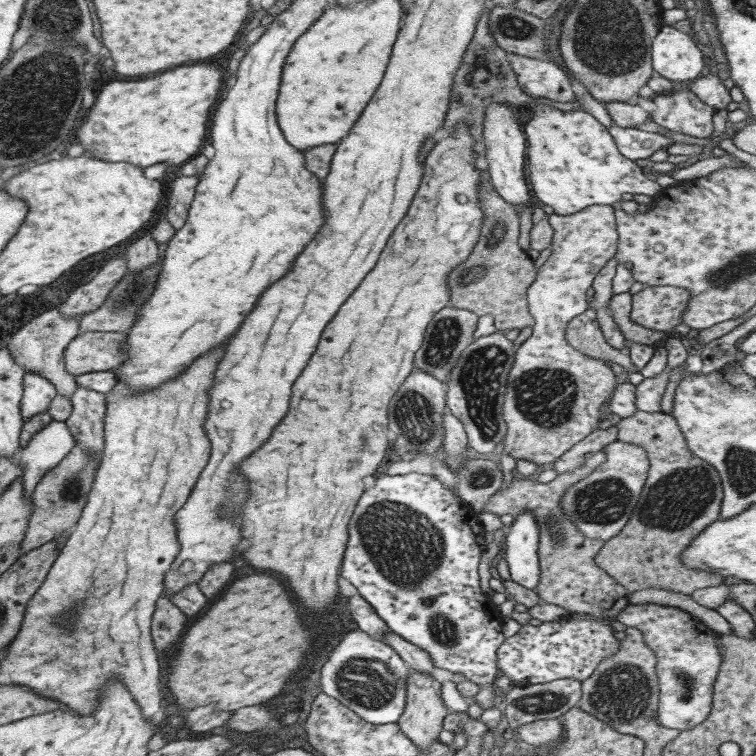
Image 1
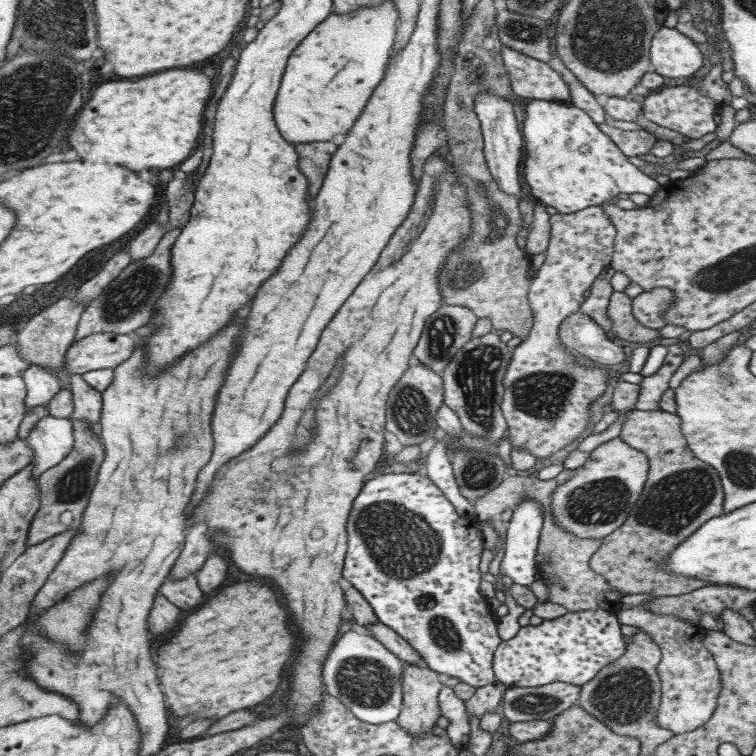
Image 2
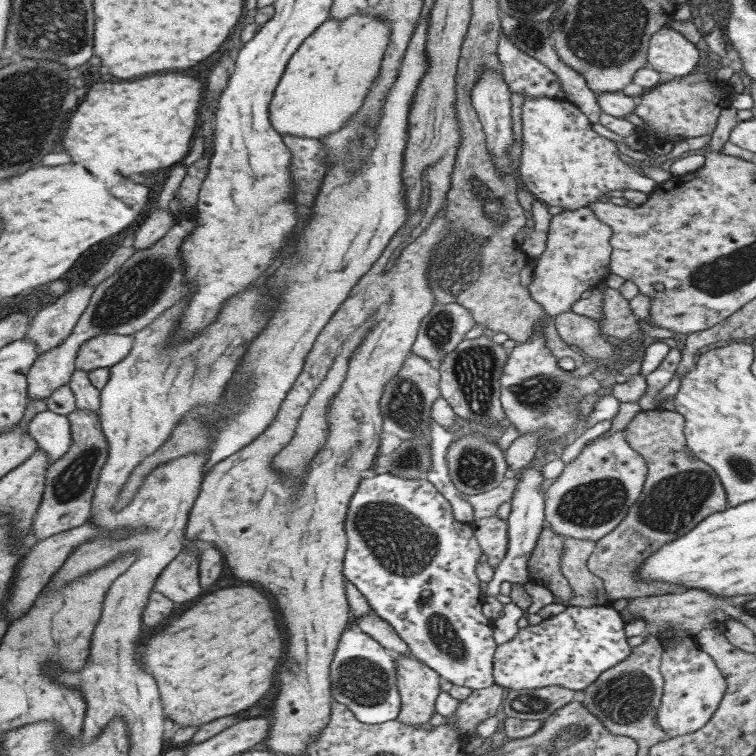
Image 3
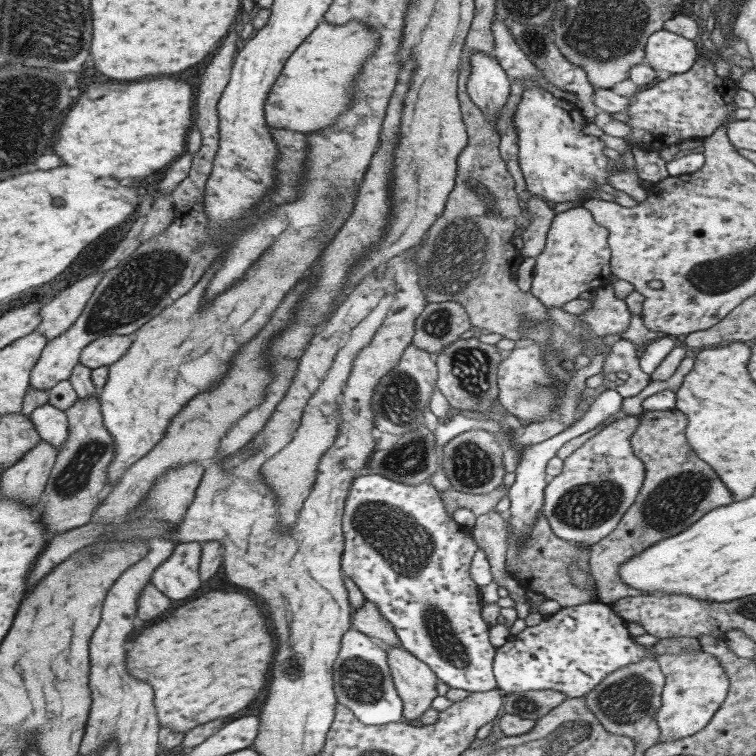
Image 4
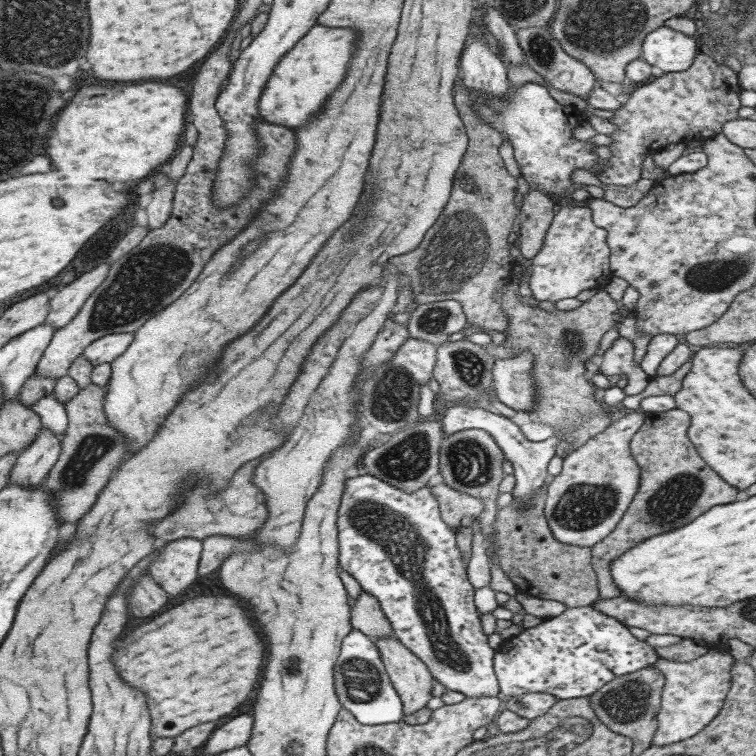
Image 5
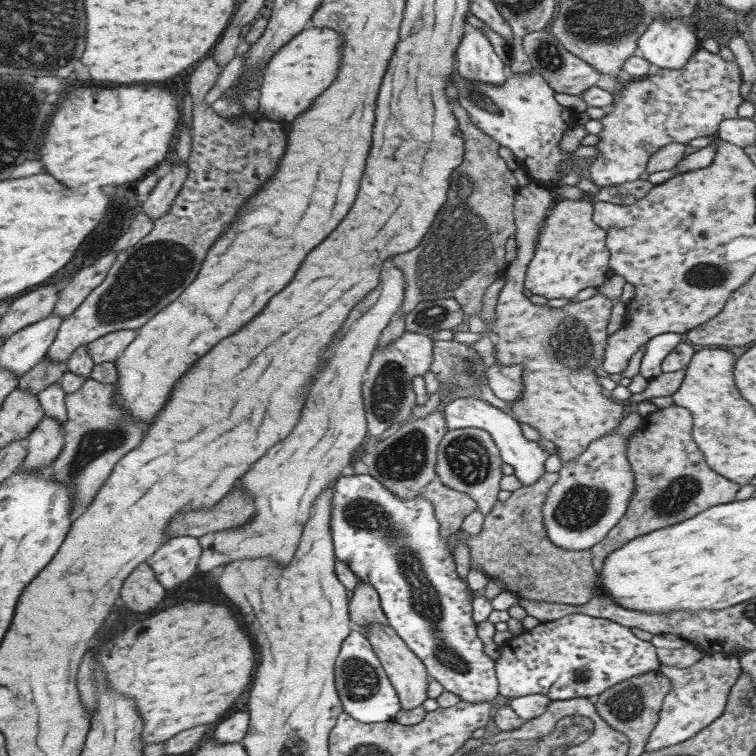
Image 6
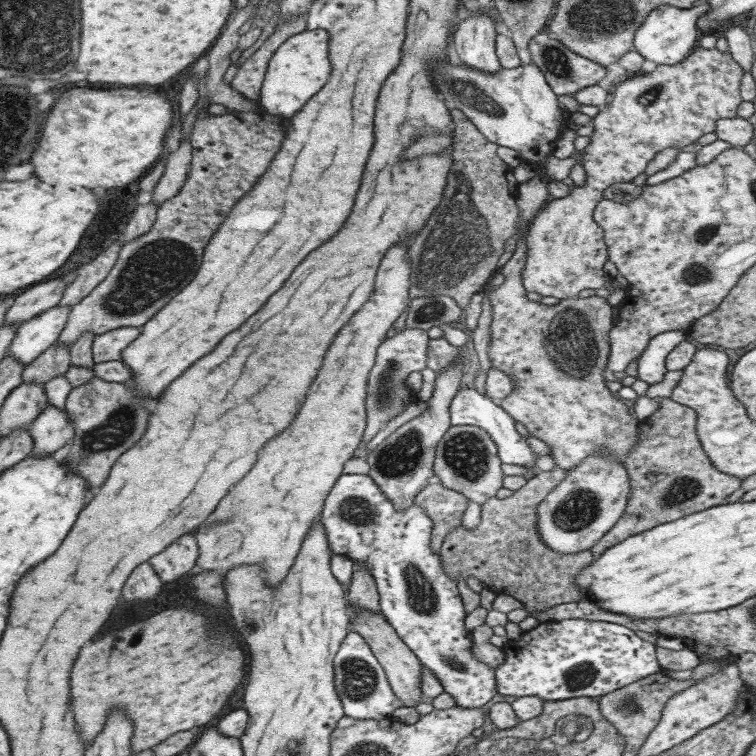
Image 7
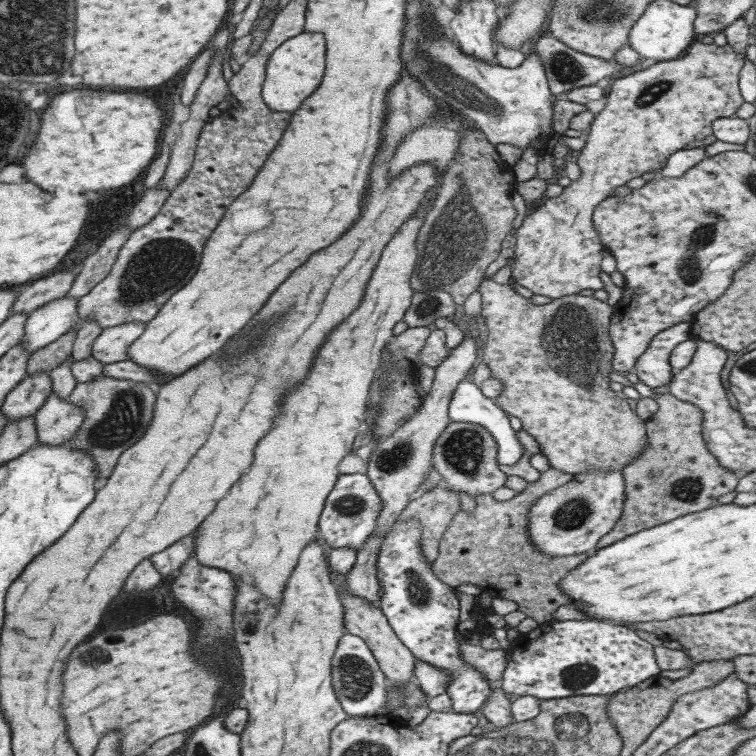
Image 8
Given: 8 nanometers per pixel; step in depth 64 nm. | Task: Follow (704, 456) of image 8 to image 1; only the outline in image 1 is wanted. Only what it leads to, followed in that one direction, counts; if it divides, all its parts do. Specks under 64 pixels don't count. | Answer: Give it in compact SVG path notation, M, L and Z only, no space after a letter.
M636 410L629 418L620 419L616 424L617 440L641 446L648 458L648 471L637 505L633 508L625 526L609 540L603 541L601 549L594 556L595 565L601 568L628 592L646 588L665 589L689 595L693 590L720 586L724 578L713 572L692 570L682 564L680 555L687 549L693 538L718 519L722 501L722 486L717 471L704 460L697 458L687 448L675 419L669 413L643 412Z

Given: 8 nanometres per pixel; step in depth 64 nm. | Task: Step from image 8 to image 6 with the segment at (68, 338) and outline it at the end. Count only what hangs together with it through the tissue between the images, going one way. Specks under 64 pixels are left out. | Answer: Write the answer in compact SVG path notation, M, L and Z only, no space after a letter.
M44 356L36 366L29 368L21 378L18 378L16 388L27 390L29 394L37 394L58 382L65 371L65 363L51 363Z

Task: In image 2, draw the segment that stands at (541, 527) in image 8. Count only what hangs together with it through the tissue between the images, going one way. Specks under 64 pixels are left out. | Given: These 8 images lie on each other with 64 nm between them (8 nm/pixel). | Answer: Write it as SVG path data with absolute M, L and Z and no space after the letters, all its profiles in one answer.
M618 436L603 442L589 452L589 457L582 466L573 470L573 476L567 482L561 482L551 494L551 510L557 525L571 532L580 539L601 539L611 534L627 518L637 497L643 490L648 471L647 457L641 451L626 445Z

